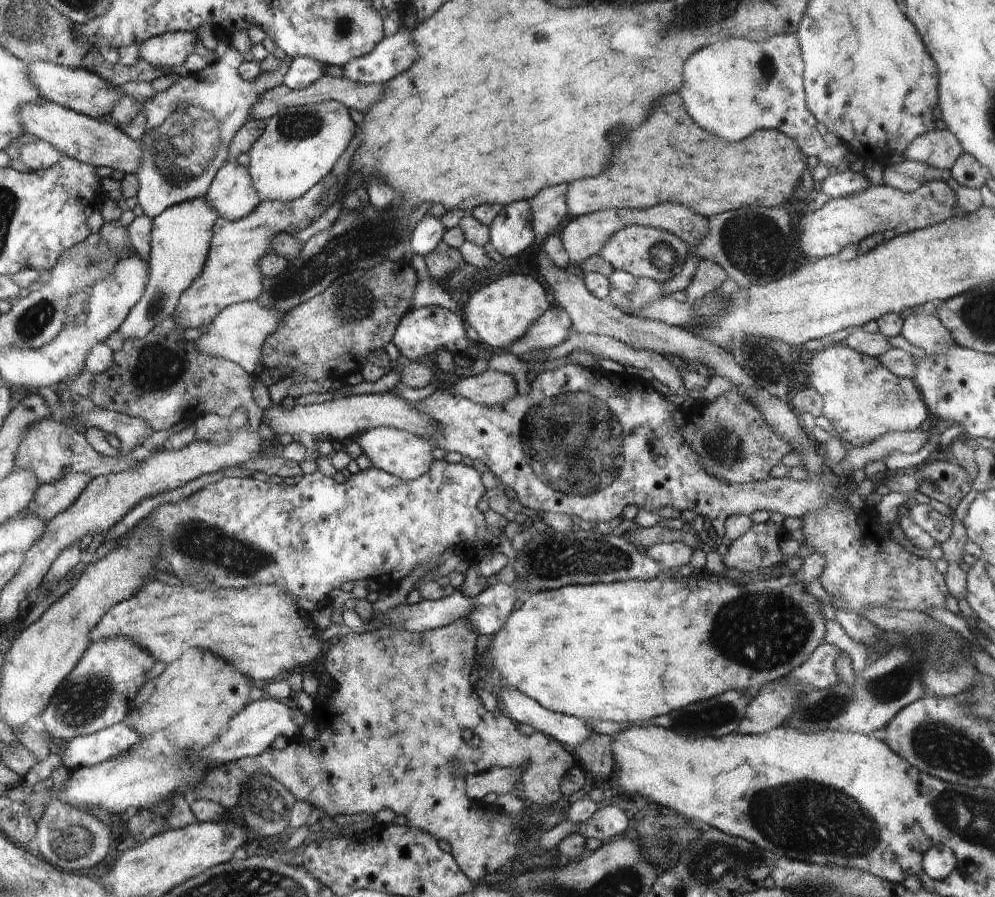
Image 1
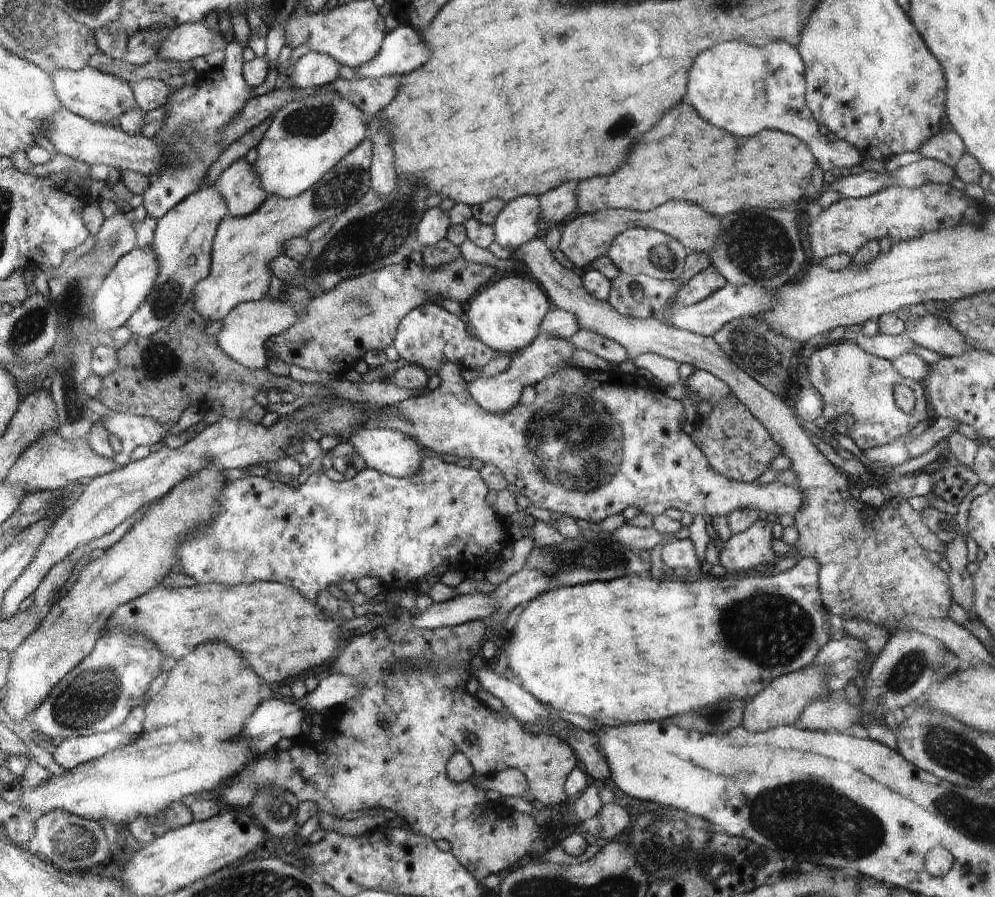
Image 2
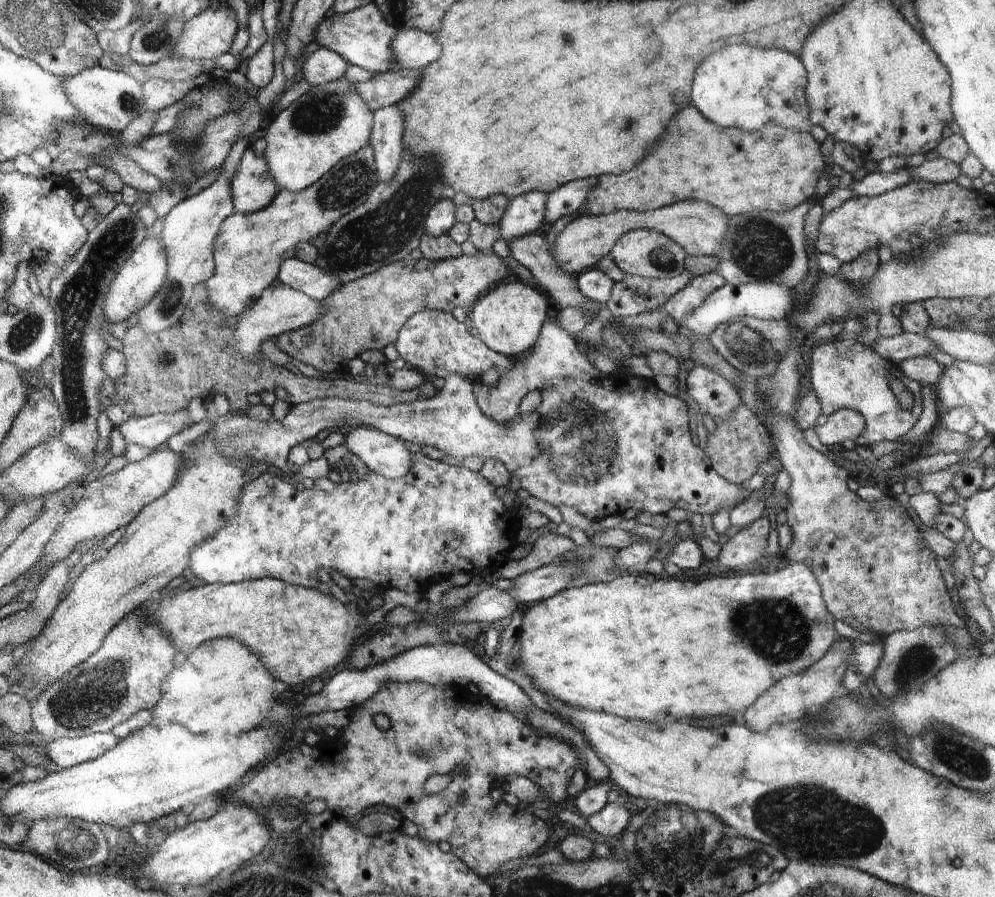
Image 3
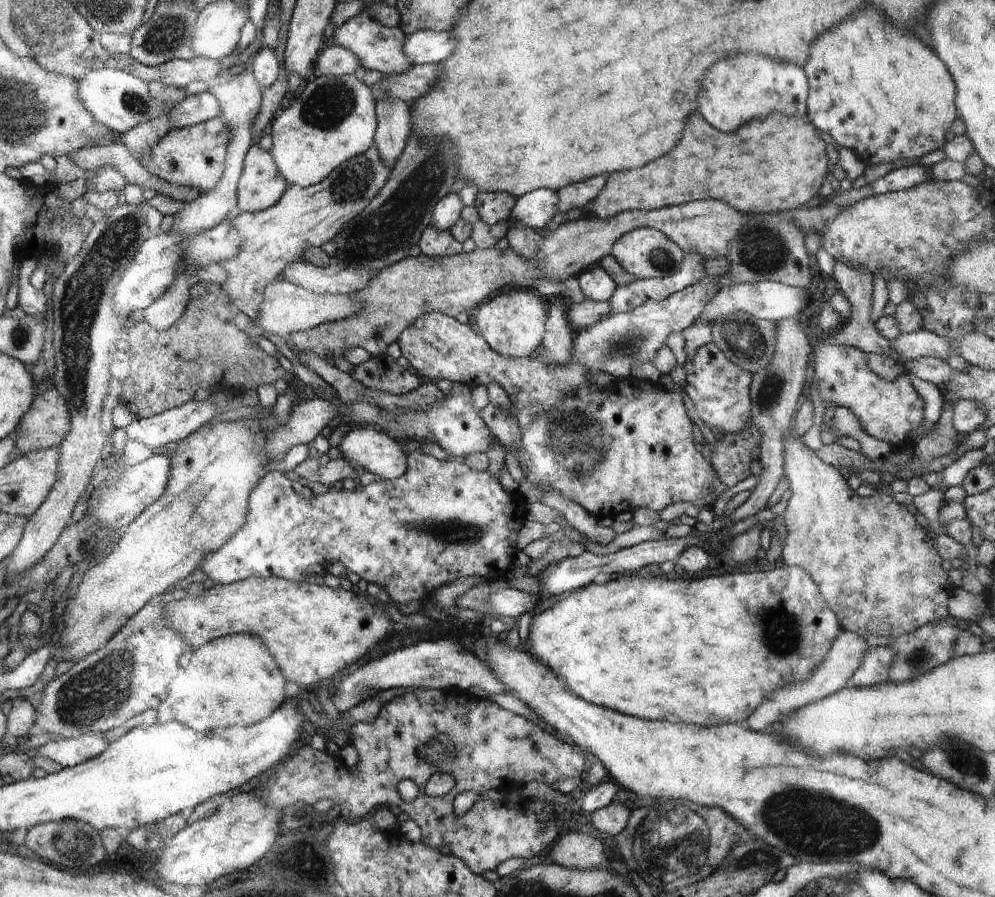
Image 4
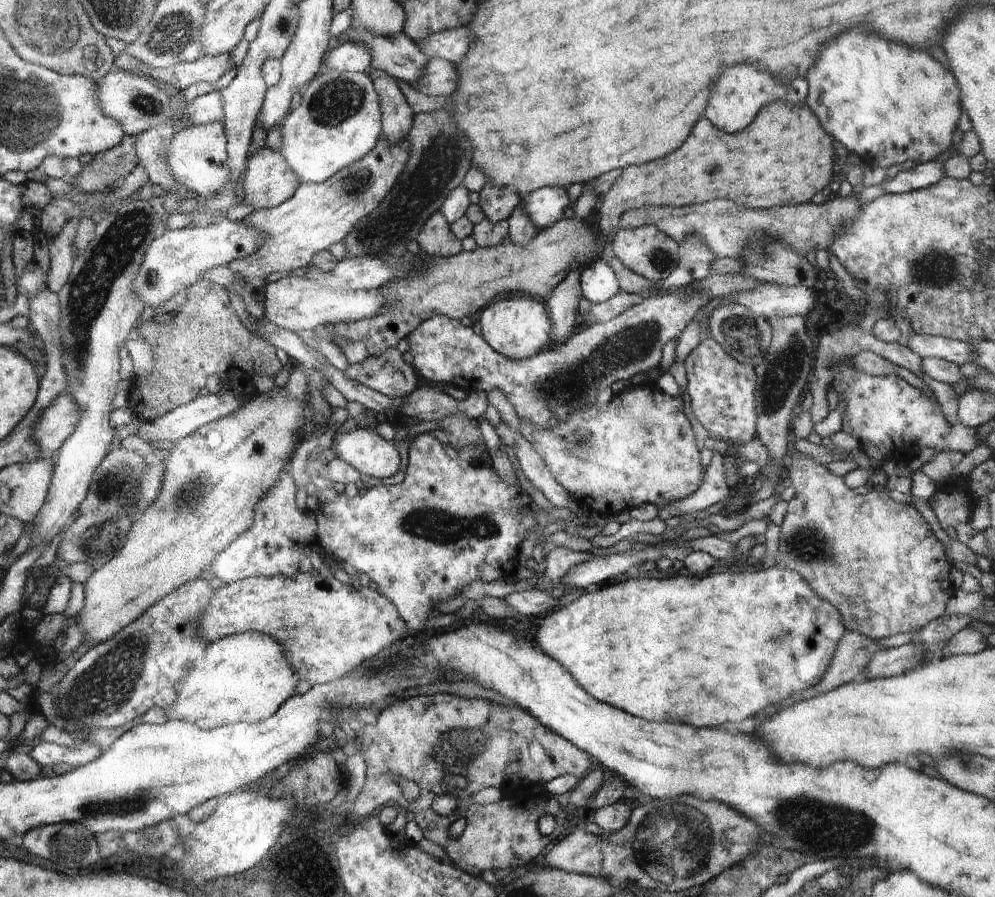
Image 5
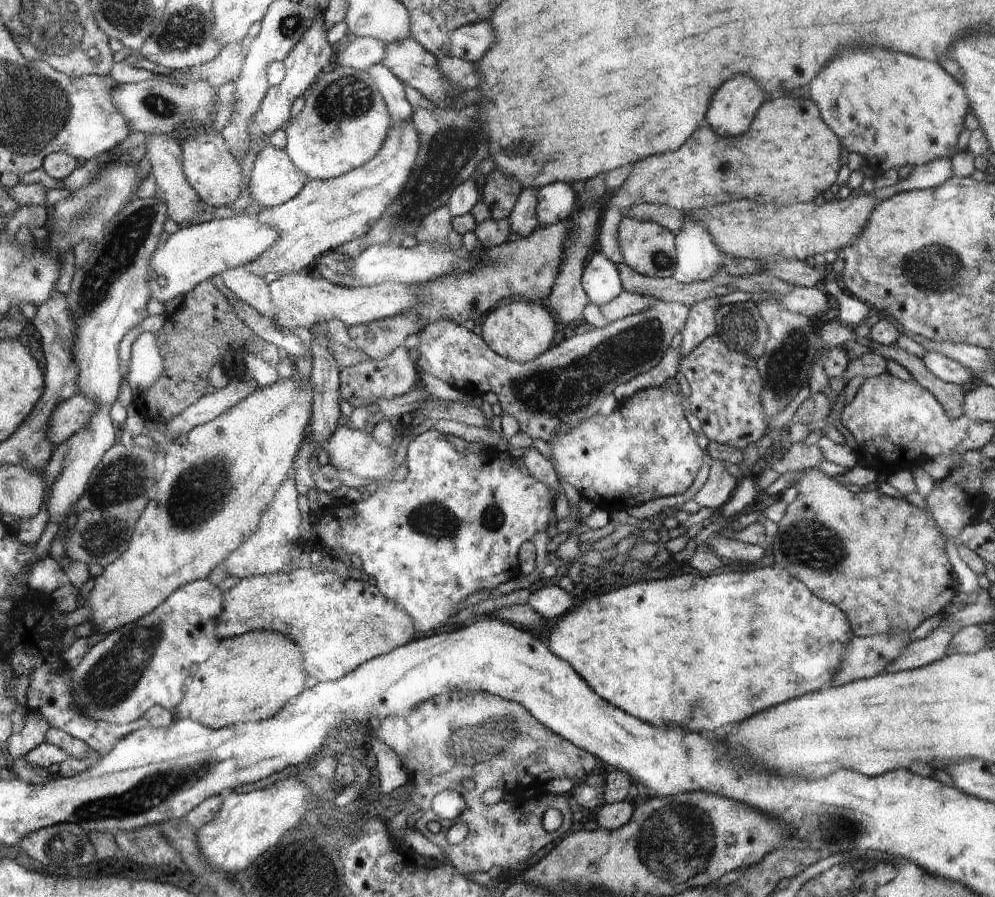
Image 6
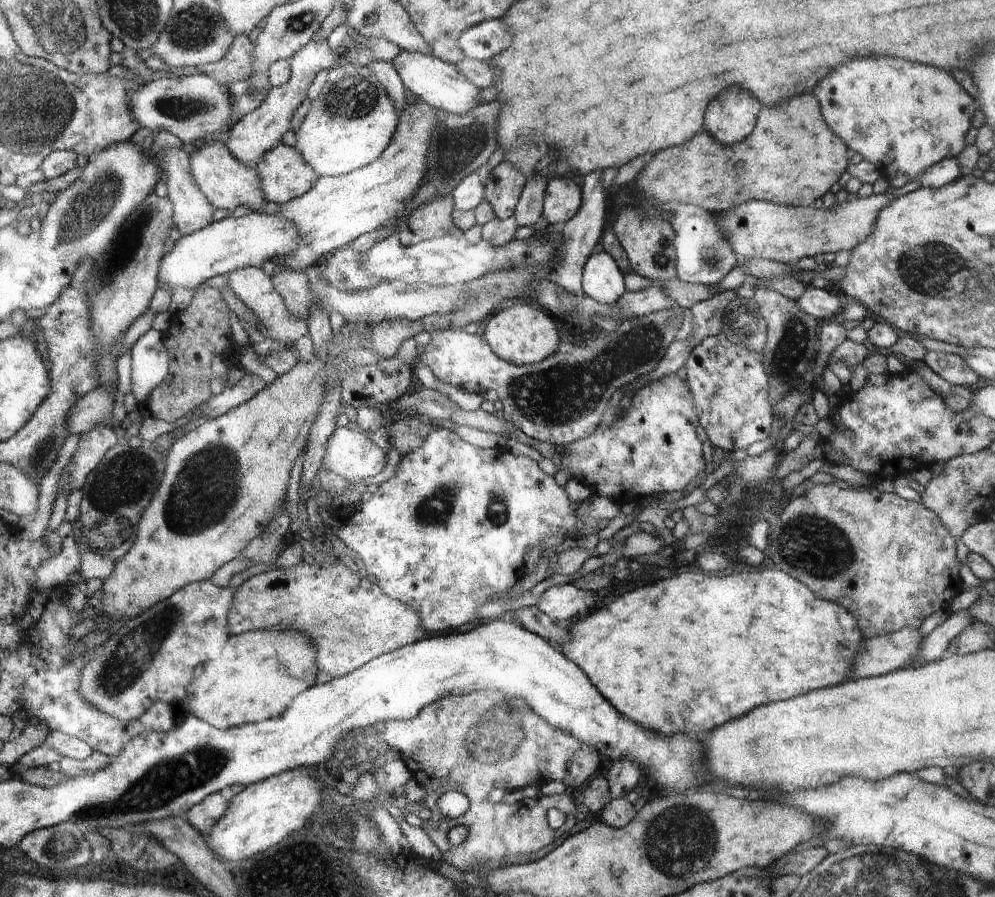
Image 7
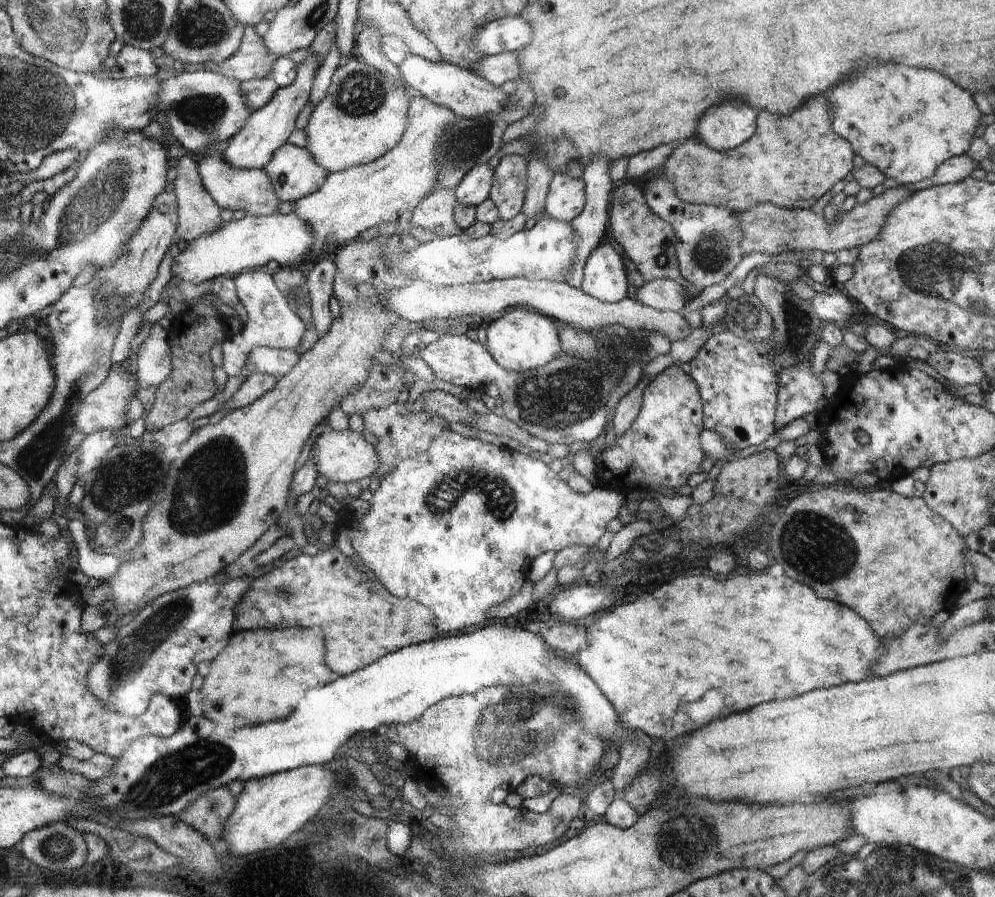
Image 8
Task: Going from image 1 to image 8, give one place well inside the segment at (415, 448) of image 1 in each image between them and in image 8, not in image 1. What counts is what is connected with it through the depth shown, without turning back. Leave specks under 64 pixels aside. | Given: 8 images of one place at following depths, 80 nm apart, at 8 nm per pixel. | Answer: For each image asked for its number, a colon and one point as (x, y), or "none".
2: (390, 452)
3: (382, 454)
4: (371, 451)
5: (372, 457)
6: (353, 450)
7: (348, 453)
8: (344, 456)

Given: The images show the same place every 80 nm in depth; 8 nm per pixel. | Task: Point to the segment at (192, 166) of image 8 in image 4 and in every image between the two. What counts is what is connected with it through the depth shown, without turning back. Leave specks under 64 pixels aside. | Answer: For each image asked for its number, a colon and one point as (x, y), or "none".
4: (140, 140)
5: (150, 145)
6: (183, 204)
7: (192, 211)

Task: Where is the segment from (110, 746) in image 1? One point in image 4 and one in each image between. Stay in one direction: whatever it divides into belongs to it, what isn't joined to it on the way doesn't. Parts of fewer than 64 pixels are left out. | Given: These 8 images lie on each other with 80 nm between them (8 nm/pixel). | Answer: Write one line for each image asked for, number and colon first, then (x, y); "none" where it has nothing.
2: (73, 751)
3: (67, 752)
4: (68, 752)

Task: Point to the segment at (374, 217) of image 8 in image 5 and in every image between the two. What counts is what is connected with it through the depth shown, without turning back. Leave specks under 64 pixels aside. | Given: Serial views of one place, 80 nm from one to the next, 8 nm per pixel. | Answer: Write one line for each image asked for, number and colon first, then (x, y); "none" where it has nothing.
5: (319, 215)
6: (327, 213)
7: (335, 211)

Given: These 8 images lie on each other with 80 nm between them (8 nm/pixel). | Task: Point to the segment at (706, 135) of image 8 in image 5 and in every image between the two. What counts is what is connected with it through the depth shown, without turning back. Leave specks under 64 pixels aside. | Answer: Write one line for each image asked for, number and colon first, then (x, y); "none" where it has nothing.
5: (742, 91)
6: (732, 112)
7: (732, 117)

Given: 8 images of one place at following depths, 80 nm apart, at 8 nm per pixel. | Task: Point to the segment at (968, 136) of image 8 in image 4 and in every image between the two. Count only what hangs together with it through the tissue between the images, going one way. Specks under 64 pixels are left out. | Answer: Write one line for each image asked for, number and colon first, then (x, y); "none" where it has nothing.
4: (883, 94)
5: (888, 104)
6: (895, 110)
7: (902, 117)

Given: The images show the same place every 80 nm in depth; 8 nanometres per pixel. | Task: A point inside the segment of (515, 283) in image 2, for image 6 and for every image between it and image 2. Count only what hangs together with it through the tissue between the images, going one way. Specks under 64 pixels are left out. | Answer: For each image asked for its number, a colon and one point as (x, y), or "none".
3: (510, 319)
4: (512, 323)
5: (517, 327)
6: (520, 331)

